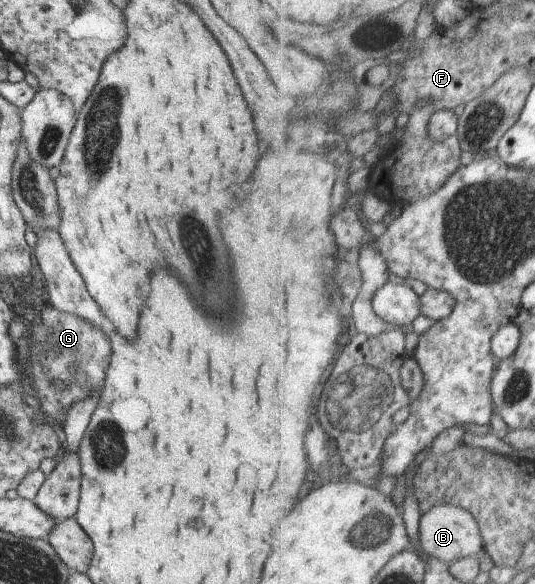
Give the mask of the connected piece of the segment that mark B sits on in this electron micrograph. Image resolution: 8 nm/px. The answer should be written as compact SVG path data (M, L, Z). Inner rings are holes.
M444 503L424 512L417 532L424 552L428 556L448 564L448 566L464 558L476 557L486 546L476 516L454 504Z

